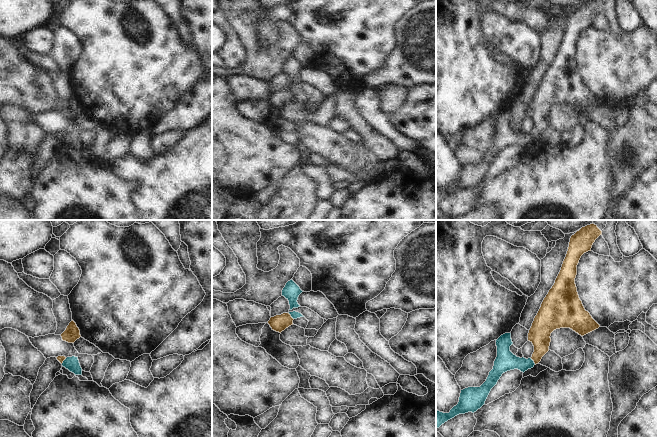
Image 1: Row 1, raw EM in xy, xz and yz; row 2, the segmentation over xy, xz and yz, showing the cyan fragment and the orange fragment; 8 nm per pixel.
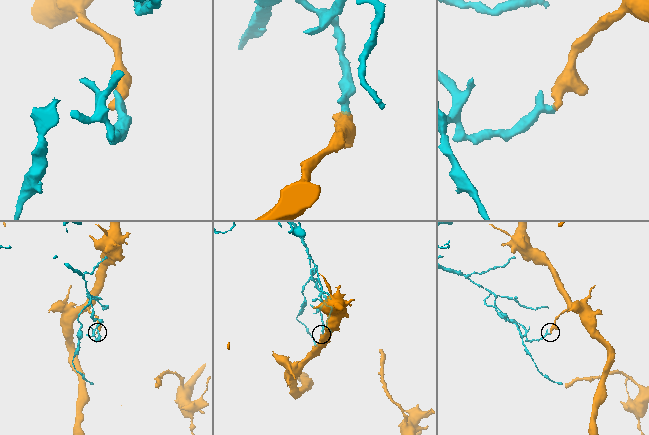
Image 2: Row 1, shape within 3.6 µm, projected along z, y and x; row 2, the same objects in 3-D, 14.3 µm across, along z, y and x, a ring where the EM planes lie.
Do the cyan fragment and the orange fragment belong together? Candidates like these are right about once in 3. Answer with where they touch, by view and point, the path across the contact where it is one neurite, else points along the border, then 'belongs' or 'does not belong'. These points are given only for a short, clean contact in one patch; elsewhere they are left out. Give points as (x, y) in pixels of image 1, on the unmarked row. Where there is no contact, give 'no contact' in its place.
contact yz (533, 137); border yz (530, 134), (535, 140); does not belong

